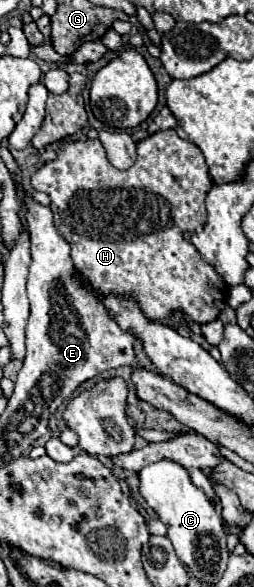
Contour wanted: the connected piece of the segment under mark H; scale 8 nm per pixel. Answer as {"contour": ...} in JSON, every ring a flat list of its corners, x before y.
{"contour":[[175,129,153,133,137,143,137,161,131,169,115,169,105,155,99,139,69,141,57,151,55,161,47,161,31,175,31,185,51,197,51,211,57,233,69,243,75,267,85,273,103,293,121,293,141,303,149,319,165,321,173,309,185,311,187,319,209,323,219,317,227,303,229,287,197,257,197,249,183,239,185,231,199,231,205,223,205,197,213,187,203,153,183,141]]}

